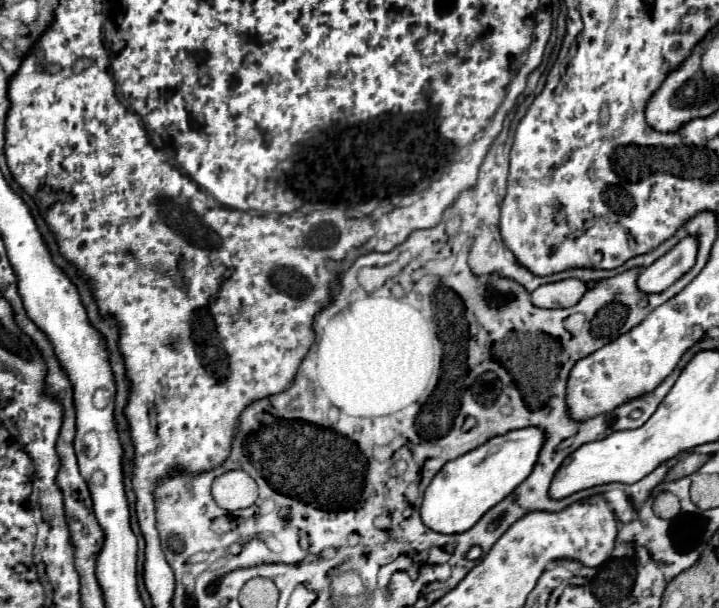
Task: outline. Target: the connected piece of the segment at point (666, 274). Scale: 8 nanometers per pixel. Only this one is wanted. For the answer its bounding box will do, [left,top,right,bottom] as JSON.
[637,238,695,294]

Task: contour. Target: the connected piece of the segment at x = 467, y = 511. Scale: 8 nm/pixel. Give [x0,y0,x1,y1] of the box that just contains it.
[421,428,543,534]

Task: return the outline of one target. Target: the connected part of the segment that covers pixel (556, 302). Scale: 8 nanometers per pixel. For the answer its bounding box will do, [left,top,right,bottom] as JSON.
[531,278,587,308]

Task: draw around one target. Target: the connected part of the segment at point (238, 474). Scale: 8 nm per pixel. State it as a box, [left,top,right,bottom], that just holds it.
[213,470,257,510]

